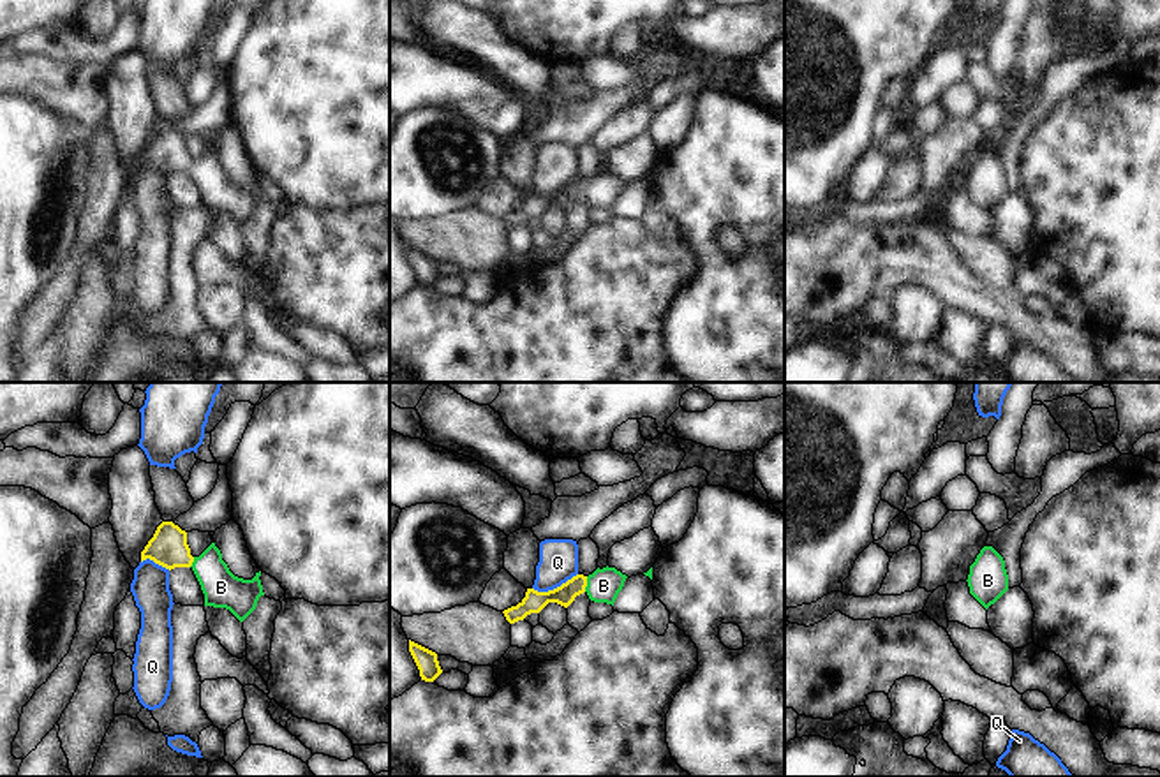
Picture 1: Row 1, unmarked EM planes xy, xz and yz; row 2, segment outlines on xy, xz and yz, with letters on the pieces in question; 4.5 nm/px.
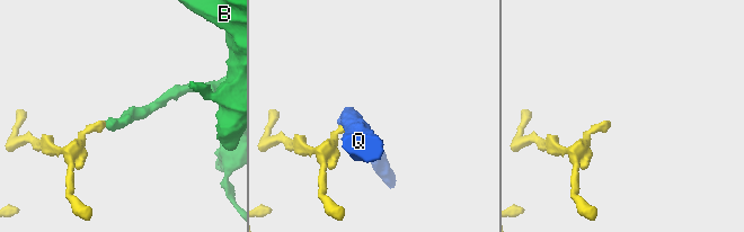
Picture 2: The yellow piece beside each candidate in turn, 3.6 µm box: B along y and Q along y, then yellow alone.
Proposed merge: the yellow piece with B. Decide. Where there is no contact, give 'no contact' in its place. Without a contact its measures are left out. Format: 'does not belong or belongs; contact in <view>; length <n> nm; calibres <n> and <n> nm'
belongs; contact in xz; length 70 nm; calibres 100 and 160 nm

